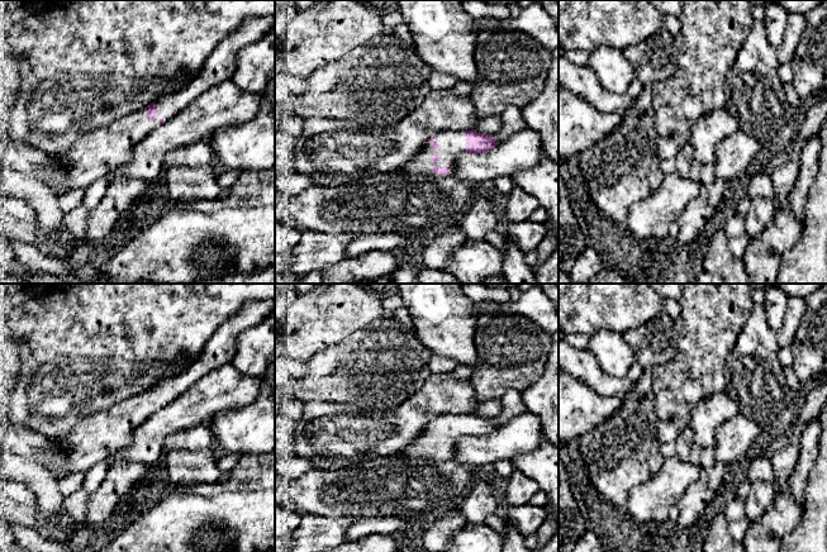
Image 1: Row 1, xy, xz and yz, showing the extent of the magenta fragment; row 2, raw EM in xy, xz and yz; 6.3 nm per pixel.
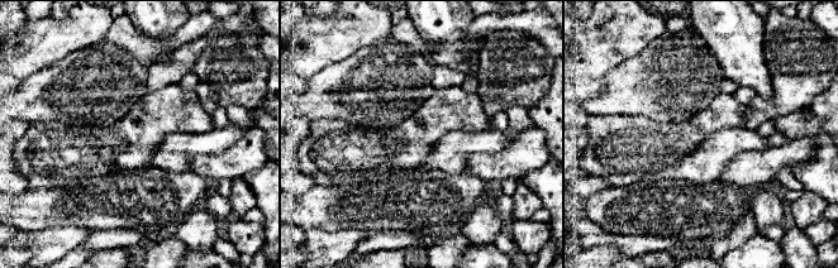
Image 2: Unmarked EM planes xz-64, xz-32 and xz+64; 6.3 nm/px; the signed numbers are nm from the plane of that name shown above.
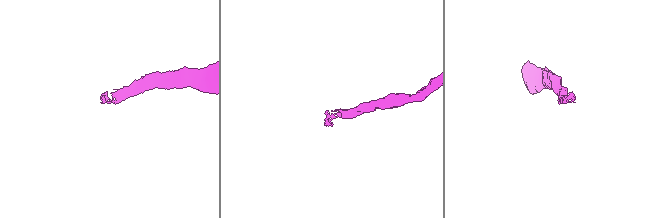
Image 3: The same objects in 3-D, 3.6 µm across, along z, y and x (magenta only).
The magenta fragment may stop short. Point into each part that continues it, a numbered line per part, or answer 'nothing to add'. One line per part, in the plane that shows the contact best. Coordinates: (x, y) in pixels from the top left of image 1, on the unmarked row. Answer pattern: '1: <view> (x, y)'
1: xz (451, 427)

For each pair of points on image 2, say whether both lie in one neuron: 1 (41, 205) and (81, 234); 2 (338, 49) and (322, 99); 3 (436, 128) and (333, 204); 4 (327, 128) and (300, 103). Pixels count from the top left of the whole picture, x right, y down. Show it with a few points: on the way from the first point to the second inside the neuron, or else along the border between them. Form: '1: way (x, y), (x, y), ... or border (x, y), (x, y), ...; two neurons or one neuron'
1: border (94, 229), (58, 226), (42, 231); two neurons
2: border (358, 49), (343, 60), (325, 66), (308, 80); two neurons
3: border (391, 172), (356, 183), (334, 186); two neurons
4: border (310, 120), (342, 119), (347, 123); two neurons

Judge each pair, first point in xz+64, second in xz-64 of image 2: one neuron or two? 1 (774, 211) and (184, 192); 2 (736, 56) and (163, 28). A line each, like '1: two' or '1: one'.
1: two
2: one

